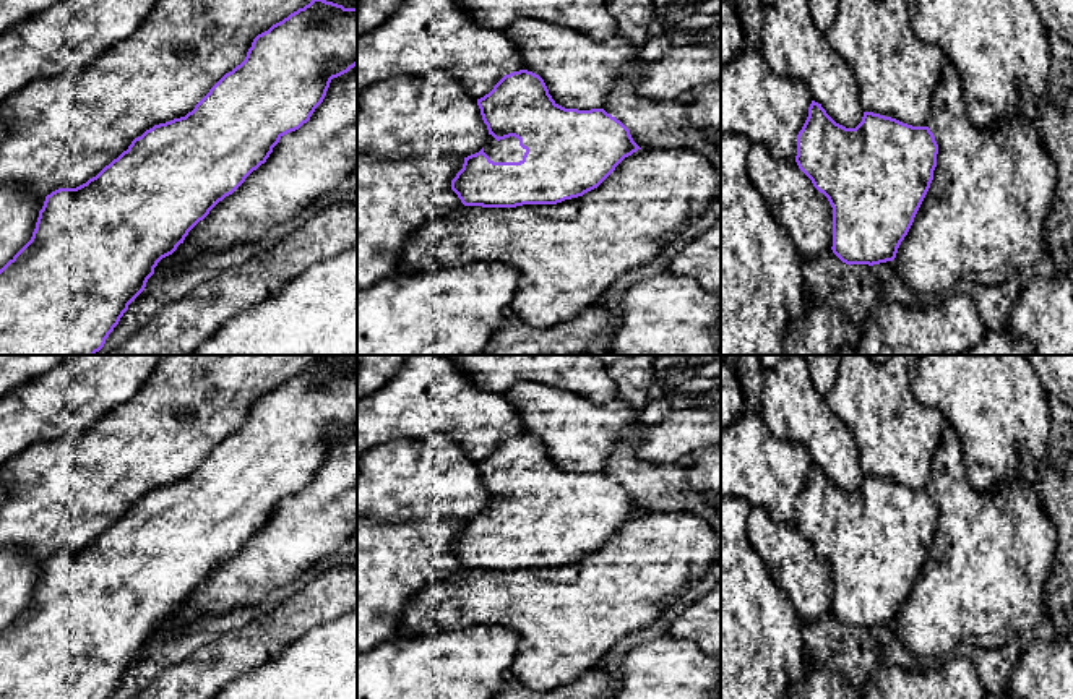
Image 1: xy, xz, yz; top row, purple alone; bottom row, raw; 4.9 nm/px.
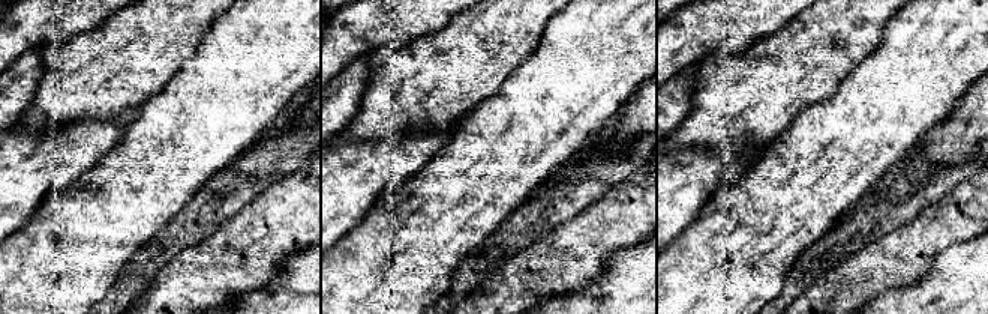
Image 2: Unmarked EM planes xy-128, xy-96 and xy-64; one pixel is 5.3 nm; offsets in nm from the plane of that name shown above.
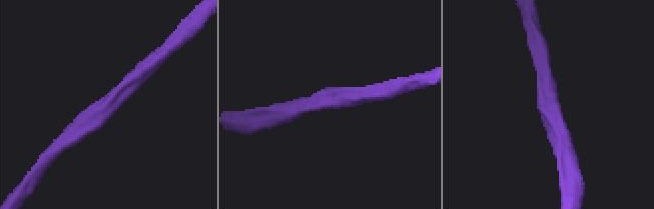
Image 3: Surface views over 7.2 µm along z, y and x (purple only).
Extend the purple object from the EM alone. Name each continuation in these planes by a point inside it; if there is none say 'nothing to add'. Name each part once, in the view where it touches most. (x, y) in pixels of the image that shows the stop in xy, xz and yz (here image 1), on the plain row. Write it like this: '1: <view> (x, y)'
1: xz (508, 513)

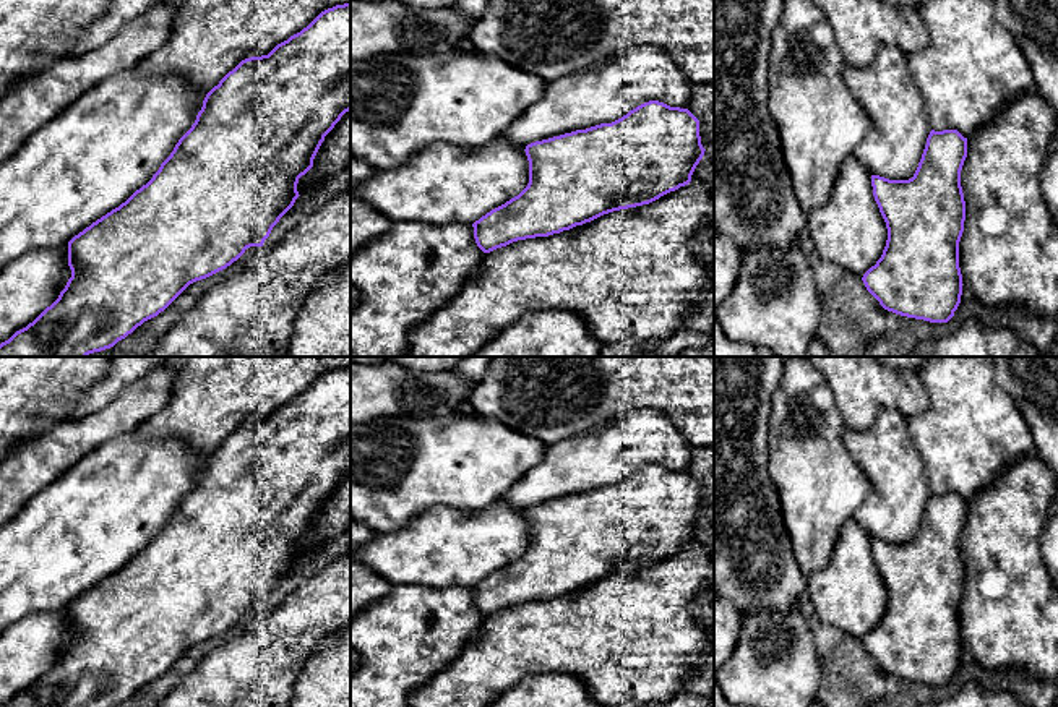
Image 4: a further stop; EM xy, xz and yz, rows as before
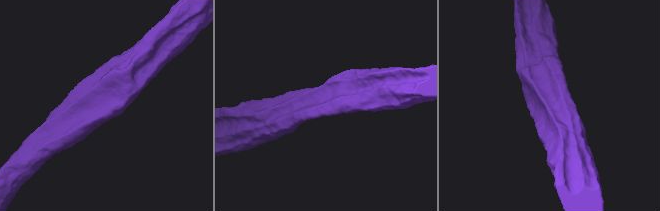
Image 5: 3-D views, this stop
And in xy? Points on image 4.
nothing to add

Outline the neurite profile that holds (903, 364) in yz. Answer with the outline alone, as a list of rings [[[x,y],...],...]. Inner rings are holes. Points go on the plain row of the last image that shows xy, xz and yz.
[[[880,357],[880,360],[892,370],[899,370],[899,371],[912,370],[917,373],[930,358],[935,358],[935,357]]]

